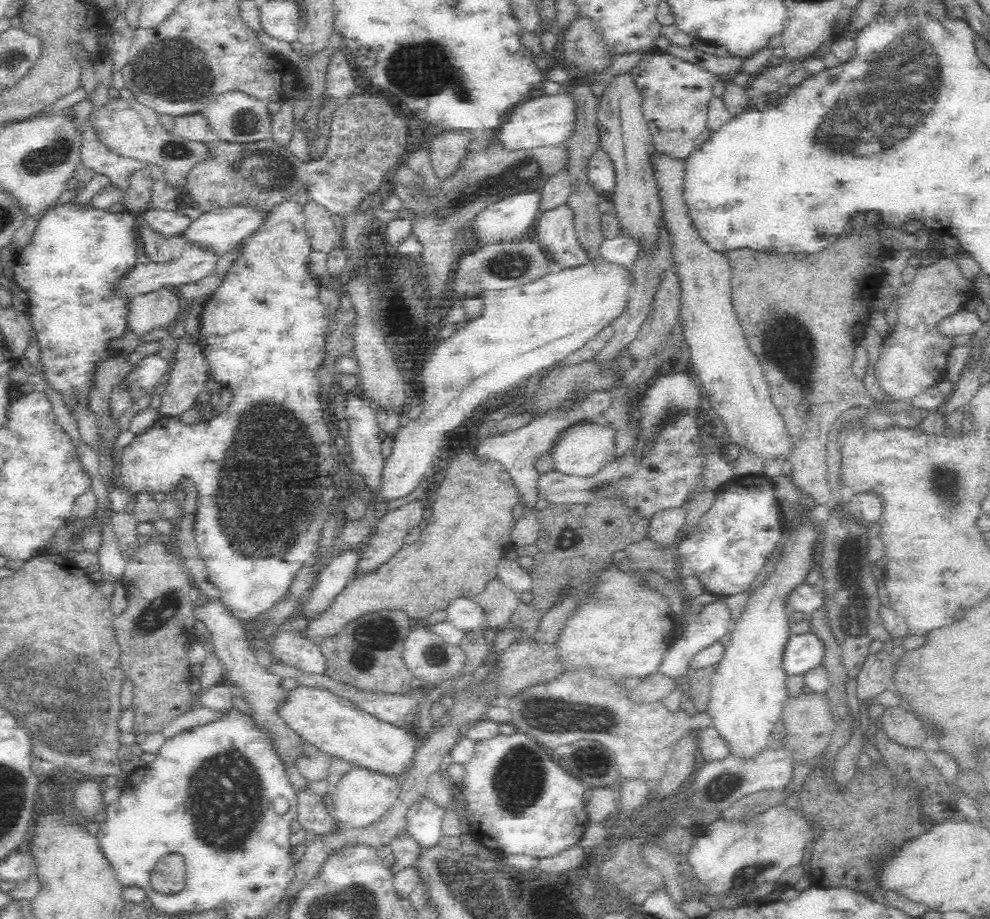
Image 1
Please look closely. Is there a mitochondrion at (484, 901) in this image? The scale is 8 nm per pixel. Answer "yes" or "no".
yes

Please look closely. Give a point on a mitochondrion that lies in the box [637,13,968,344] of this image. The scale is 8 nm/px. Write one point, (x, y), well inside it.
(908, 77)

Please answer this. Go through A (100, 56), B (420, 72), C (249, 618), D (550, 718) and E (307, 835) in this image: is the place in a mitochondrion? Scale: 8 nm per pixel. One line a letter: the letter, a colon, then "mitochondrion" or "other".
A: other
B: mitochondrion
C: other
D: mitochondrion
E: other

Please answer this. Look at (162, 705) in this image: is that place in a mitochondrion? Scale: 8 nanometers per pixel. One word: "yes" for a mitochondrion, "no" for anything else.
no

